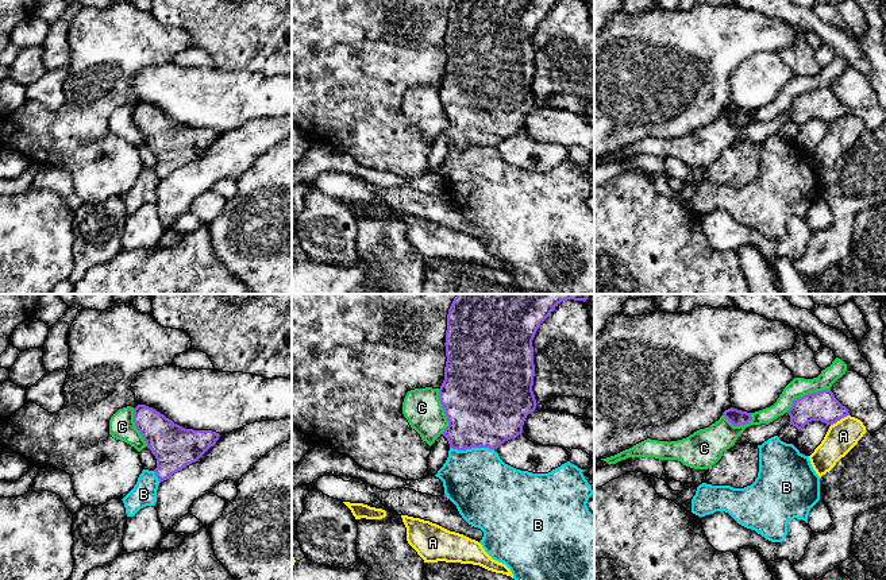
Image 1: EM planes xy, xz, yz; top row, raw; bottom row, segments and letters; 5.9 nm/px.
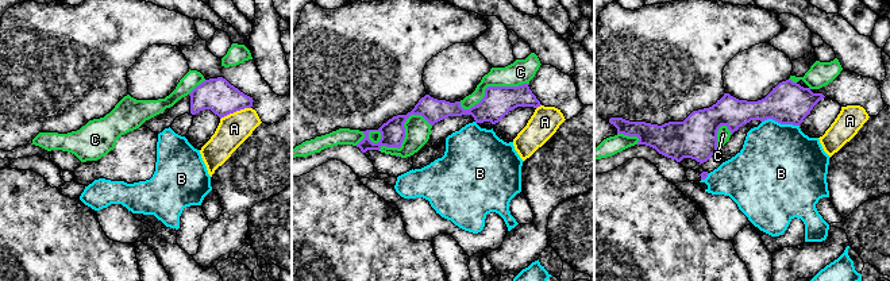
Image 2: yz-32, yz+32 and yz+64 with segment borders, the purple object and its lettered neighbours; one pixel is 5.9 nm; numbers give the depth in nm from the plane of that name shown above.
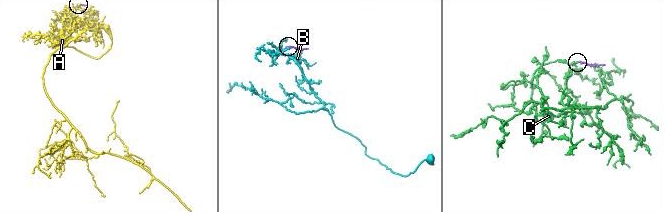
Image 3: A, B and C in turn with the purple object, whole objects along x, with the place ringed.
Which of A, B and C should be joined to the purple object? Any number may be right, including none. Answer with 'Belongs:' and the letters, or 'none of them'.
Belongs: C

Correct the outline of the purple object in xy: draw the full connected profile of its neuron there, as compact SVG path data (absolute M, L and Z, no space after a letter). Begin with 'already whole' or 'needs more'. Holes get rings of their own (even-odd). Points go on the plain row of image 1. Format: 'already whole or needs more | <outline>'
already whole | M146 103L134 107L134 120L157 156L159 179L197 159L220 135L212 128L185 127Z

